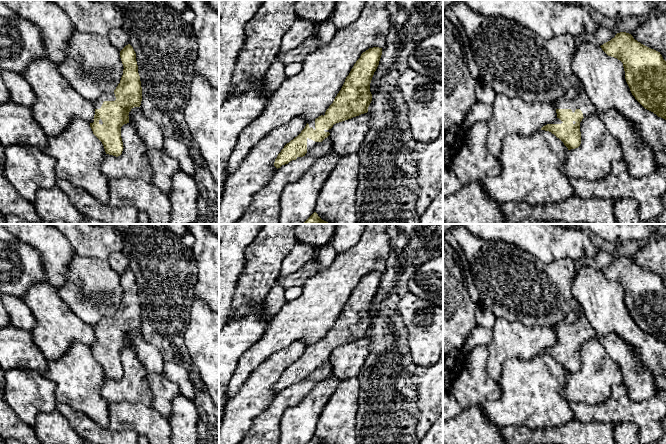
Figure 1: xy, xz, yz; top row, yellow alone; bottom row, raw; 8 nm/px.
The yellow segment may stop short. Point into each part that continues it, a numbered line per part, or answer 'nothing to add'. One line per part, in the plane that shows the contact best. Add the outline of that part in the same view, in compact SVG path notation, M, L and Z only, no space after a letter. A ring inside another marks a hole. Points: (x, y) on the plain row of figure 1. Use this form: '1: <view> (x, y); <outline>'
1: yz (573, 323); M572 312L563 320L557 322L553 328L555 333L571 333L573 337L576 333L580 333L584 342L591 338L597 338L594 329L584 316L584 313L579 316L576 312Z

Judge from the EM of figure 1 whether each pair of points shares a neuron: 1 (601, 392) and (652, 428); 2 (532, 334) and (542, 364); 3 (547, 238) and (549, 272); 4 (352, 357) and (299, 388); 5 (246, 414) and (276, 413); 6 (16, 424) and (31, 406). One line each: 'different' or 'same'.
1: different
2: different
3: different
4: different
5: different
6: different

